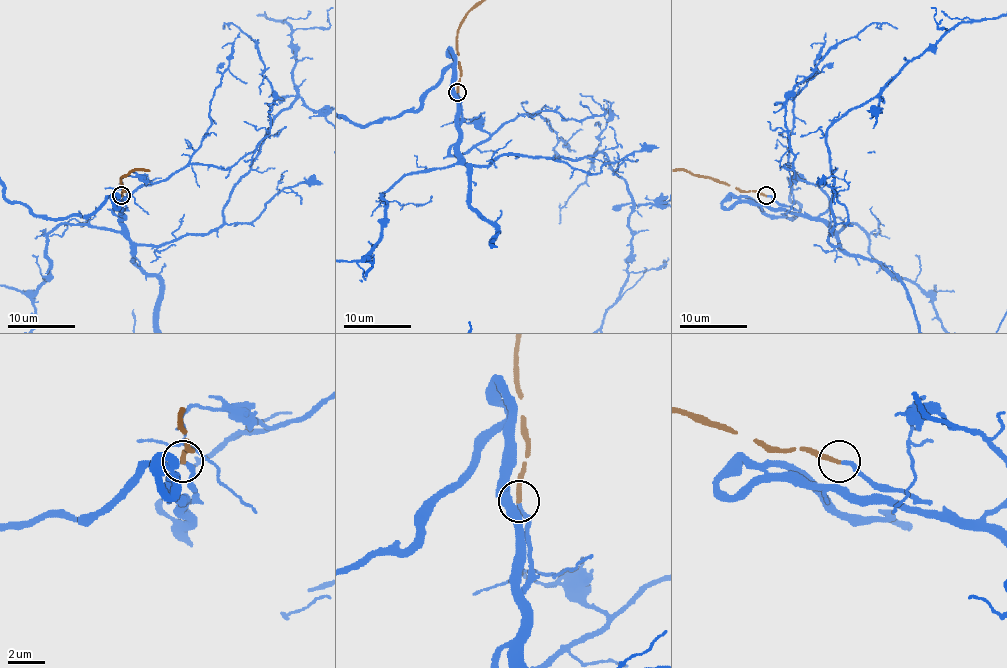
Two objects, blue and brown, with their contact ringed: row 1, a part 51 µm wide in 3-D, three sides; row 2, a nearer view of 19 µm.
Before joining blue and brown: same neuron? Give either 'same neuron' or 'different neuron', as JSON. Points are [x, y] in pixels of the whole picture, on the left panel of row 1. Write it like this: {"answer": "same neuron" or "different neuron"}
{"answer": "same neuron"}

